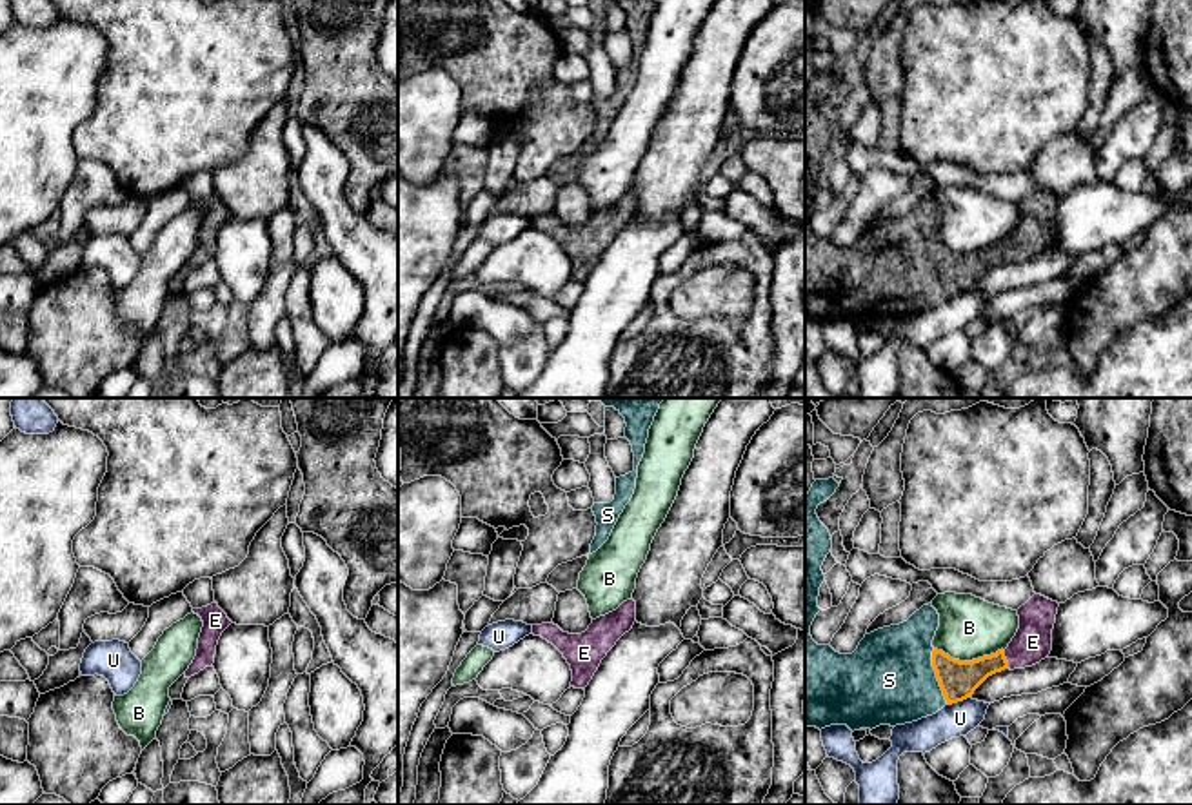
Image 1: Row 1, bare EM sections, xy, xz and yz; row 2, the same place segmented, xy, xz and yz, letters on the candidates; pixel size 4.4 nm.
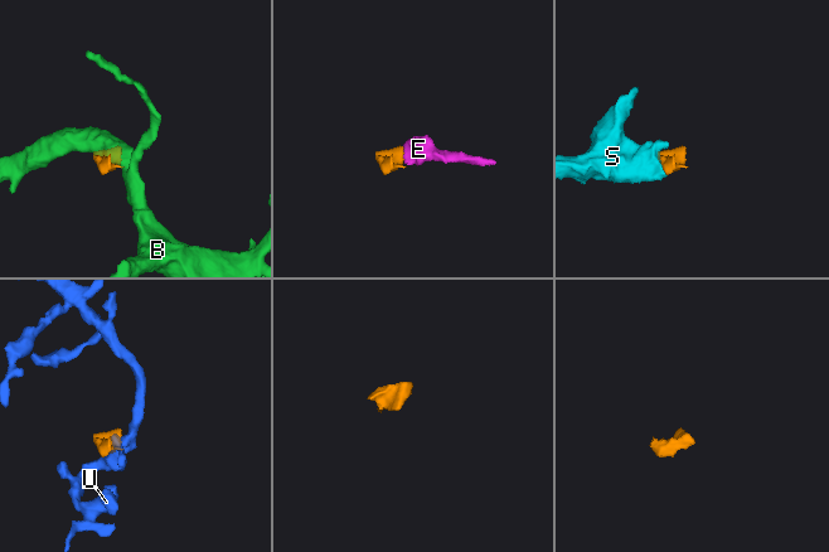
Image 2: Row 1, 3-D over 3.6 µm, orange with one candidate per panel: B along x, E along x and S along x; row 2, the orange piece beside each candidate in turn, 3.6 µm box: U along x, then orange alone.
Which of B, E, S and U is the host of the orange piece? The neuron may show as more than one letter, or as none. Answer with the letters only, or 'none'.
E, S

